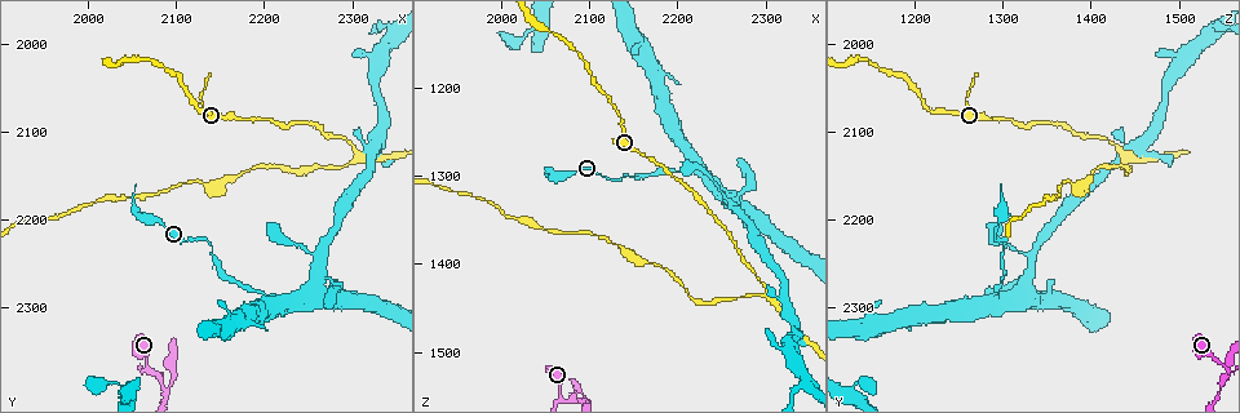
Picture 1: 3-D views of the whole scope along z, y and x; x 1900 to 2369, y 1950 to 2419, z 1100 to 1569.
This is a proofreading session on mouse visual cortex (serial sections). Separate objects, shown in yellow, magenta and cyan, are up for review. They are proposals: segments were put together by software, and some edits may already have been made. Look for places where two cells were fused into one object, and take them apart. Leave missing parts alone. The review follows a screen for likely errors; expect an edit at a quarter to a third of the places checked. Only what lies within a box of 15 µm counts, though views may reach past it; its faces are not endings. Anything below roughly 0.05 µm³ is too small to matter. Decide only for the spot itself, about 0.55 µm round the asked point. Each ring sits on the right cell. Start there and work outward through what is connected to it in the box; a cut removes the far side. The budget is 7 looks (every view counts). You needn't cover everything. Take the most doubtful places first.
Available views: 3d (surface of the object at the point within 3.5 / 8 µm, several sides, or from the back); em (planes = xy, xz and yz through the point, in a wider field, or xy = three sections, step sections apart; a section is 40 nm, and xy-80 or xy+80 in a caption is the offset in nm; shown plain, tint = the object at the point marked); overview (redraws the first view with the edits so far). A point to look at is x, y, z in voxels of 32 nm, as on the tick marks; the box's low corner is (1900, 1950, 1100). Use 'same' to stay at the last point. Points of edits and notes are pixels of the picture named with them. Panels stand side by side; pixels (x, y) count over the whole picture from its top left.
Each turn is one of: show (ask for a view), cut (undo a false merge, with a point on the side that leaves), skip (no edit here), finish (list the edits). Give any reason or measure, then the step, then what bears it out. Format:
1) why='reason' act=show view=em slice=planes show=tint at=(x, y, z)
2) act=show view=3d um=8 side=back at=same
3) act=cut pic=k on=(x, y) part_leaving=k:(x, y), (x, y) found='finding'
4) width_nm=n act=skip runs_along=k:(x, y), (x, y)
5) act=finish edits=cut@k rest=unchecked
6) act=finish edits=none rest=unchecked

why='thick turns thin' act=show view=3d um=3.5 at=(2085, 2385, 1550)

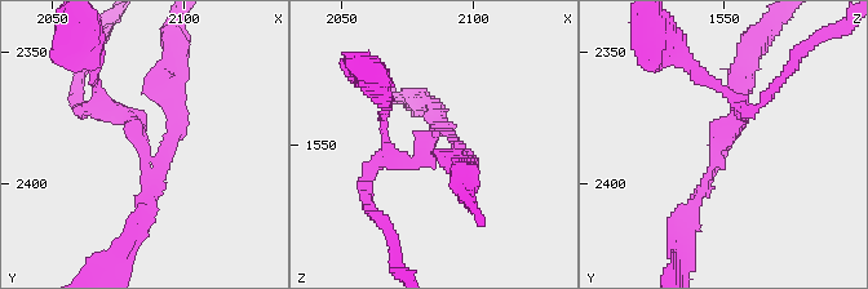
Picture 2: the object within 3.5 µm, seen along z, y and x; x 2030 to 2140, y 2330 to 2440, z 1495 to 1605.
why='now the EM' act=show view=em slice=xy step=2 show=tint at=(2085, 2388, 1548)

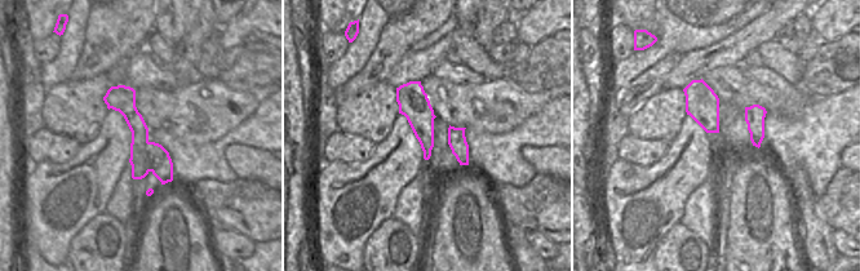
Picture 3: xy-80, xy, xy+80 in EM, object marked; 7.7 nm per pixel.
arms=3 act=cut pic=2 on=(173, 120) part_leaving=2:(153, 158), (181, 119), (177, 50) found='two cells meet here'

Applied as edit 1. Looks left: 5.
act=show view=3d um=3.5 at=(2310, 2125, 1440)

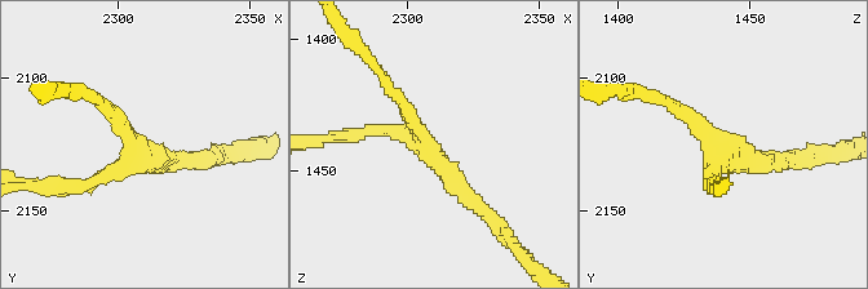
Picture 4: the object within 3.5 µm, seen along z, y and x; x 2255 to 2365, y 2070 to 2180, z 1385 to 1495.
arms=3 act=skip runs_along=4:(661, 99), (718, 147), (714, 187) found='continuous, no second cell'

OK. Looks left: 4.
why='sharp bend' act=show view=3d um=3.5 at=(2135, 2225, 1305)

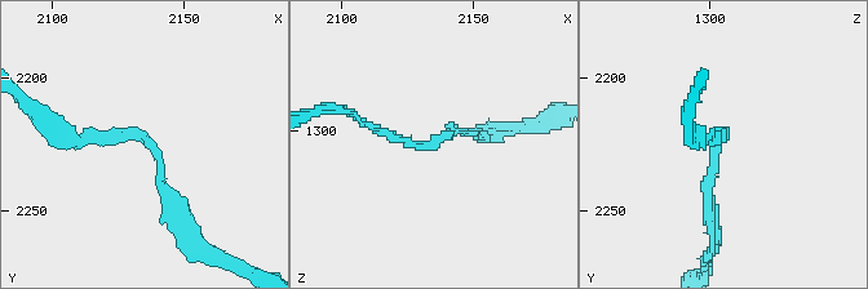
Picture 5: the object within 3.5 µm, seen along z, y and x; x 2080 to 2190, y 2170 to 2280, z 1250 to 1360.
arm_widths_nm=100,100 act=show view=em slice=xy step=5 show=tint at=(2131, 2223, 1306)

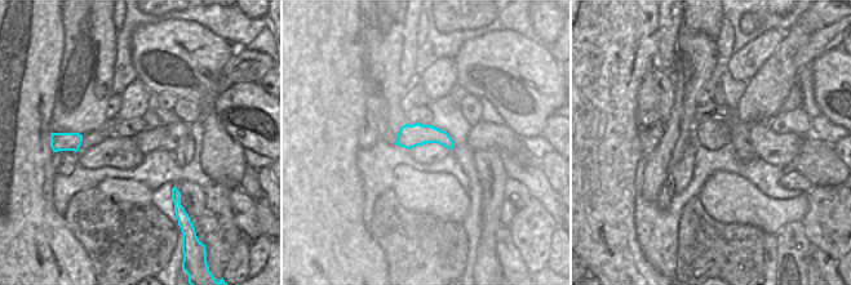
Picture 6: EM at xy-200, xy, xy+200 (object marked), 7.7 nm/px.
act=show view=em slice=xy step=1 show=tint at=same

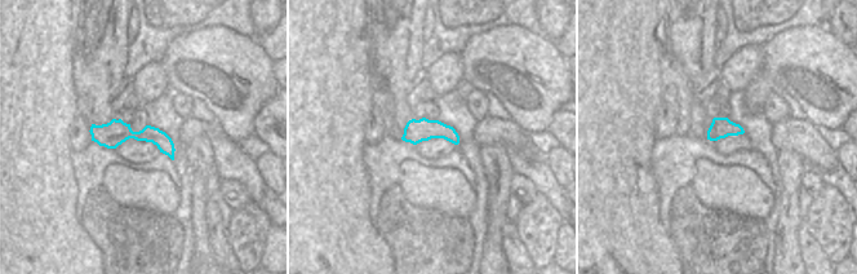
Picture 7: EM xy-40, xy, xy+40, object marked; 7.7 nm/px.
act=skip runs_along=7:(93, 129), (152, 135), (171, 153) found='continuous, no second cell'

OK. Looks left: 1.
act=finish edits=cut@2 rest=unchecked

